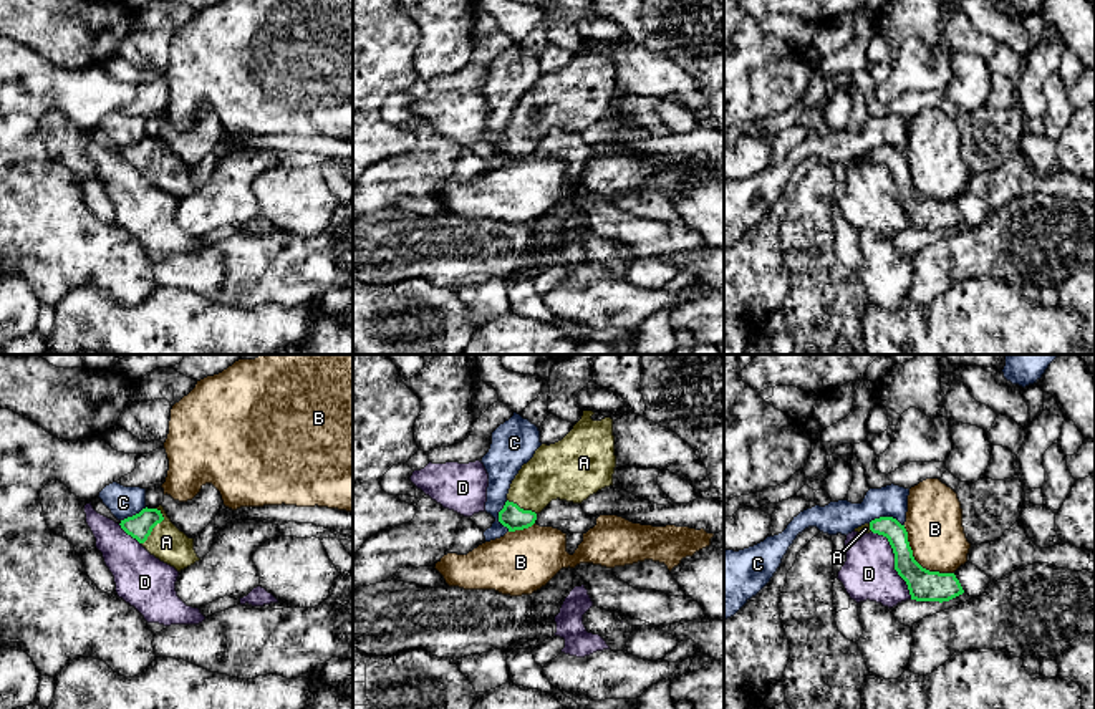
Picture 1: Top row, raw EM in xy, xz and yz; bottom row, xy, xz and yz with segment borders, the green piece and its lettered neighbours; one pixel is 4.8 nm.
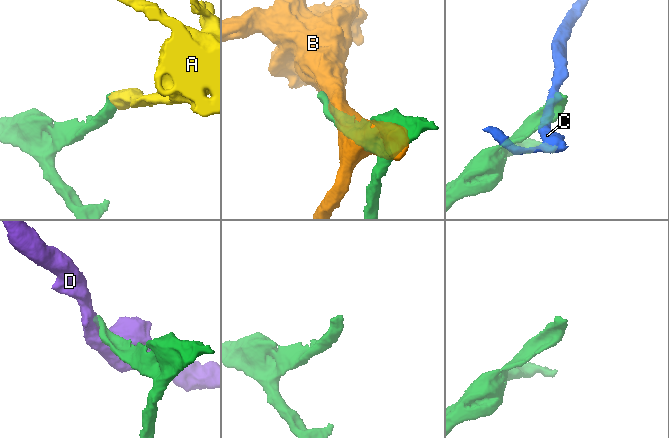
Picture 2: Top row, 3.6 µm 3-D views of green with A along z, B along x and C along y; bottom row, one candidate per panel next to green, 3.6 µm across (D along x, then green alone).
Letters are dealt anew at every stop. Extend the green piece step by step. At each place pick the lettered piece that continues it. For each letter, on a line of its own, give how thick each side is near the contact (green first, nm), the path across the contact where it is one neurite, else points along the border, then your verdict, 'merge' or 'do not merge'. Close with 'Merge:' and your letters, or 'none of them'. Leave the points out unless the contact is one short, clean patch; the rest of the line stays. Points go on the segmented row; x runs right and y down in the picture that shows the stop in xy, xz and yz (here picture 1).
A: 120/180 nm | across xy (139, 525), (156, 524), (156, 532), (166, 542) | merge
B: 150/280 nm | do not merge
C: 110/160 nm | along yz (868, 522), (878, 517), (895, 517), (903, 525) | do not merge
D: 150/260 nm | along yz (872, 530), (887, 539), (893, 569), (911, 598) | do not merge
Merge: A

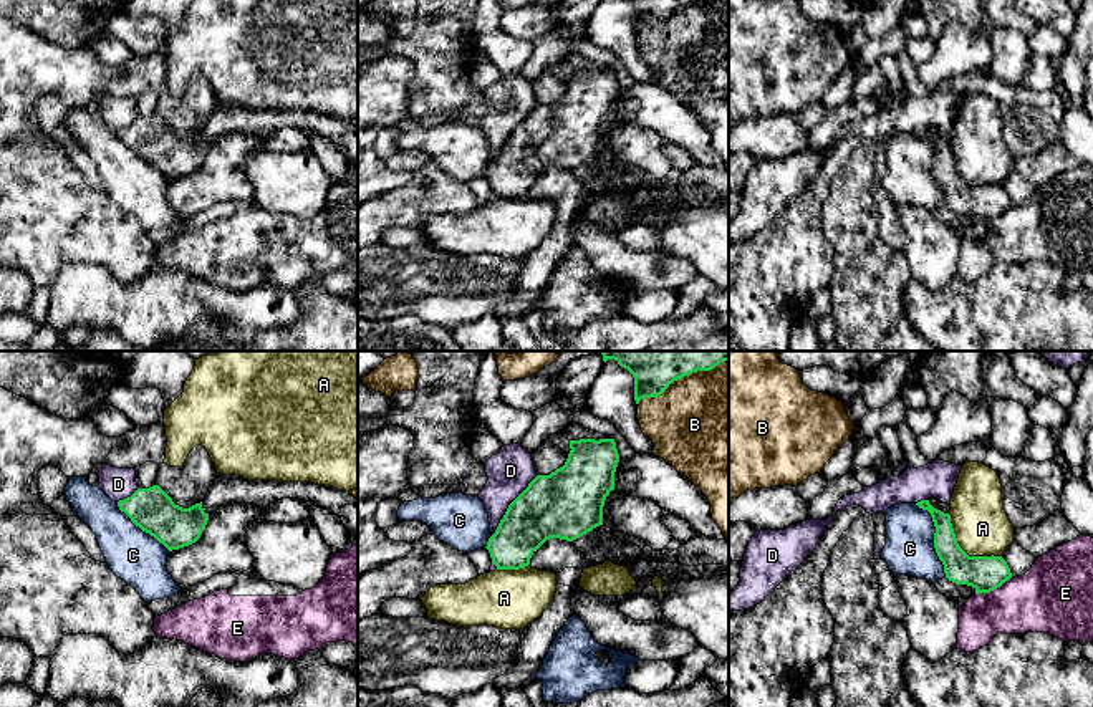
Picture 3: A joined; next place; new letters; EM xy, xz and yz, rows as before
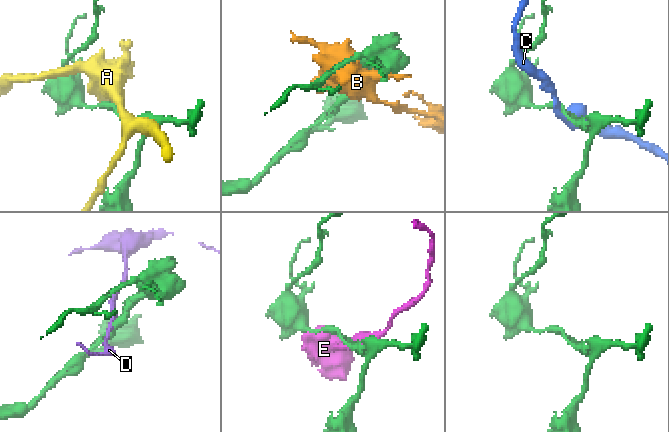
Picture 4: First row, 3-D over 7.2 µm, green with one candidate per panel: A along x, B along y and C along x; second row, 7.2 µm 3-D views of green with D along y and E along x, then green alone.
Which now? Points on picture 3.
A: 180/280 nm | do not merge
B: 320/480 nm | do not merge
C: 150/240 nm | along yz (914, 504), (931, 517), (934, 552), (946, 577) | do not merge
D: 320/220 nm | along xz (537, 476), (509, 505), (492, 535) | do not merge
E: 180/320 nm | do not merge
Merge: none of them

